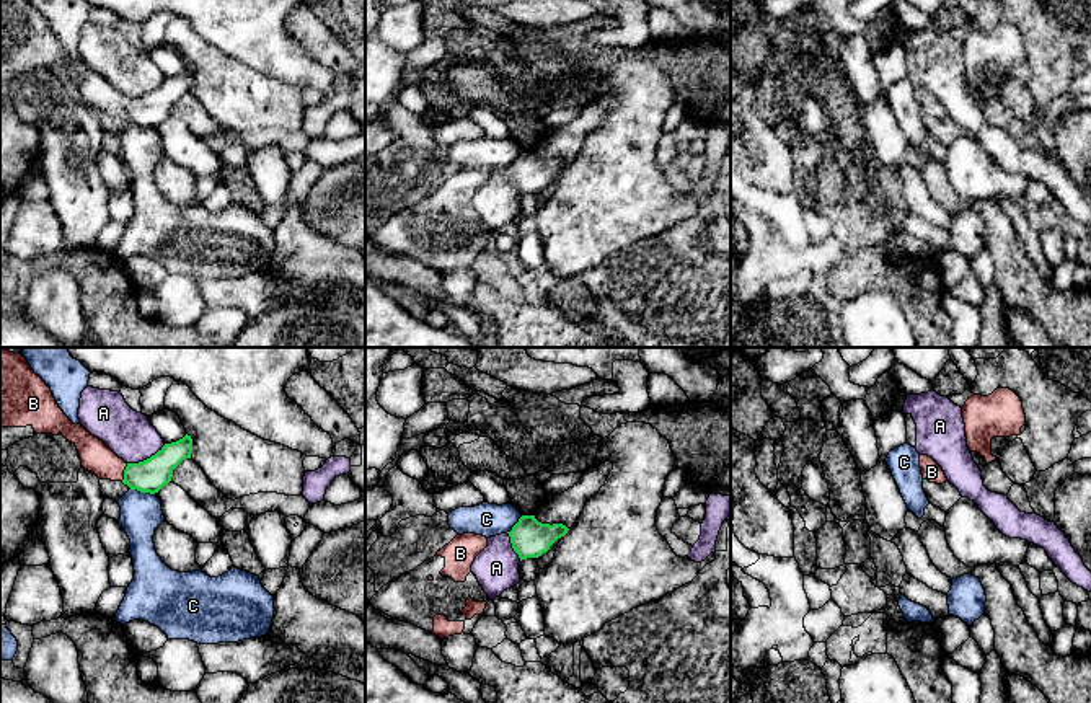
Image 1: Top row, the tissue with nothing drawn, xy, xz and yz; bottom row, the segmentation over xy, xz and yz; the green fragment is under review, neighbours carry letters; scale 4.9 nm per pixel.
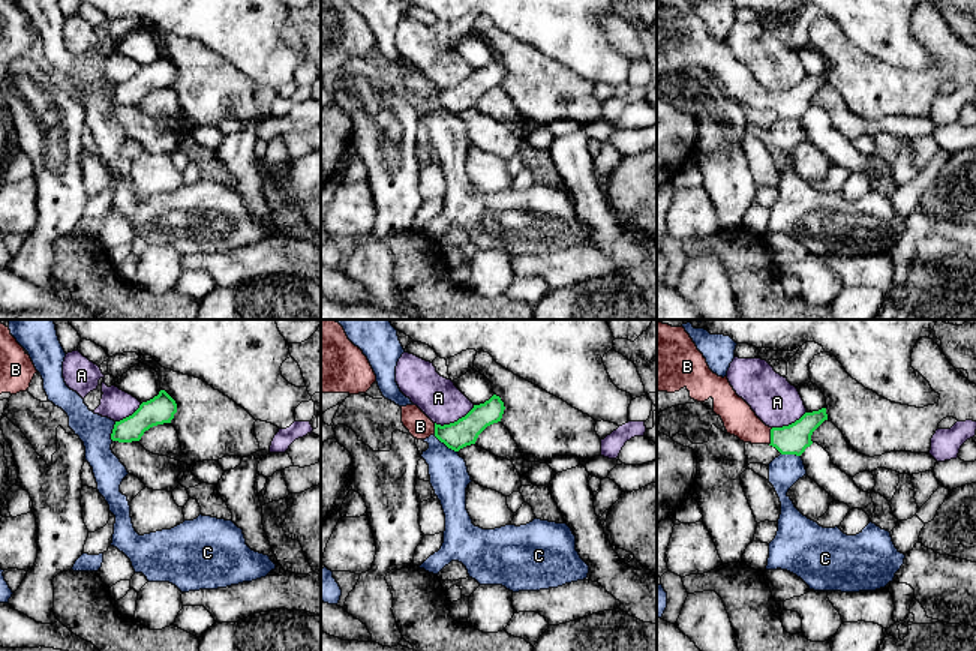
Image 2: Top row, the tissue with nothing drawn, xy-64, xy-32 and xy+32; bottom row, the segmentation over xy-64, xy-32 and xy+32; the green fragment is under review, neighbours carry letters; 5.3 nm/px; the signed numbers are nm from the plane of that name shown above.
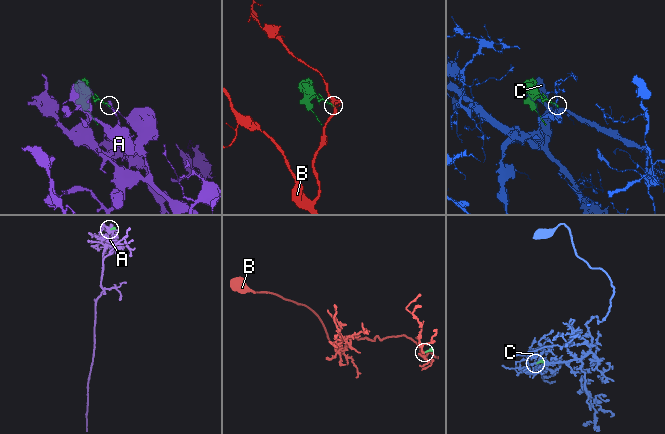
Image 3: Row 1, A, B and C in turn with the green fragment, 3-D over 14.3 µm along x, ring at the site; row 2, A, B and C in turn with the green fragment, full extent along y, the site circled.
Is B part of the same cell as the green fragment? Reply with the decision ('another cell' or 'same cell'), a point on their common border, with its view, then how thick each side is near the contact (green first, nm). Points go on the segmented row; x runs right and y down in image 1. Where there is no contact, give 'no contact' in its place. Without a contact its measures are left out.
same cell; meets green in xy at (124, 472); 160 nm thick on the green side, 160 nm on the other

